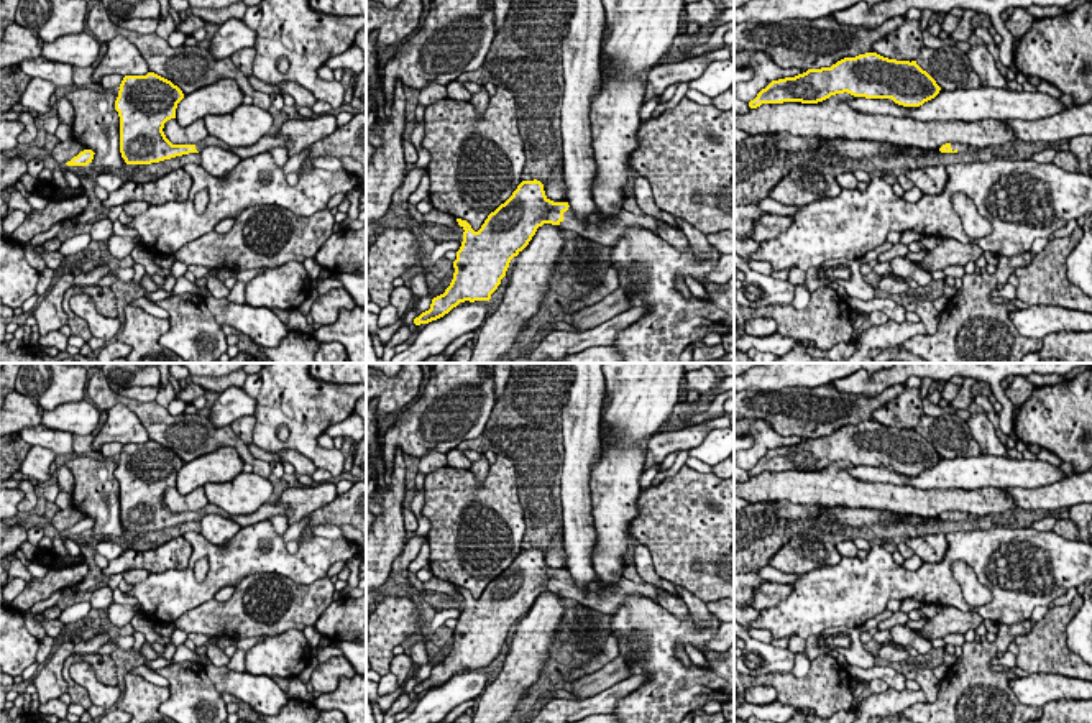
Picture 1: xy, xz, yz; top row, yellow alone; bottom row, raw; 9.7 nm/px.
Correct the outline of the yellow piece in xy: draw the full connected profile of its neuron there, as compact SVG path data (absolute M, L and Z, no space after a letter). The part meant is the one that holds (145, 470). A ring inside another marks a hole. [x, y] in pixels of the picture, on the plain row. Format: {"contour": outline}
{"contour": "M148 440L146 444L125 444L115 468L120 485L120 521L126 532L151 532L176 524L200 521L207 514L220 514L233 519L241 527L266 521L271 516L284 516L289 504L268 501L251 514L230 516L215 504L207 504L195 513L172 513L163 496L176 486L182 458L171 449Z"}

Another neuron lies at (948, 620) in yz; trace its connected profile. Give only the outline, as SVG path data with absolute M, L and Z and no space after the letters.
M938 606L936 616L928 619L923 629L916 631L916 636L923 639L941 639L947 634L966 634L969 629L977 629L984 623L979 613L961 611L954 606Z

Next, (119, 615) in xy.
M112 603L108 606L108 621L117 628L123 628L125 624L130 624L135 615L136 610L131 605Z

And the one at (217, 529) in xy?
M207 514L200 519L200 534L215 546L227 544L240 529L240 524L220 514Z

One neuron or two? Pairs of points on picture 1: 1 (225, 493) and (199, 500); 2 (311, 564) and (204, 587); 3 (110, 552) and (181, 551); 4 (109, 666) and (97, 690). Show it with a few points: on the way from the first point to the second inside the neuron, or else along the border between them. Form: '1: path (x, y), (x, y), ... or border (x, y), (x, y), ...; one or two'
1: border (202, 487), (209, 501); two
2: path (284, 562), (230, 564); one
3: border (125, 549), (109, 561); two
4: border (68, 669), (86, 661), (99, 681), (115, 686); two

